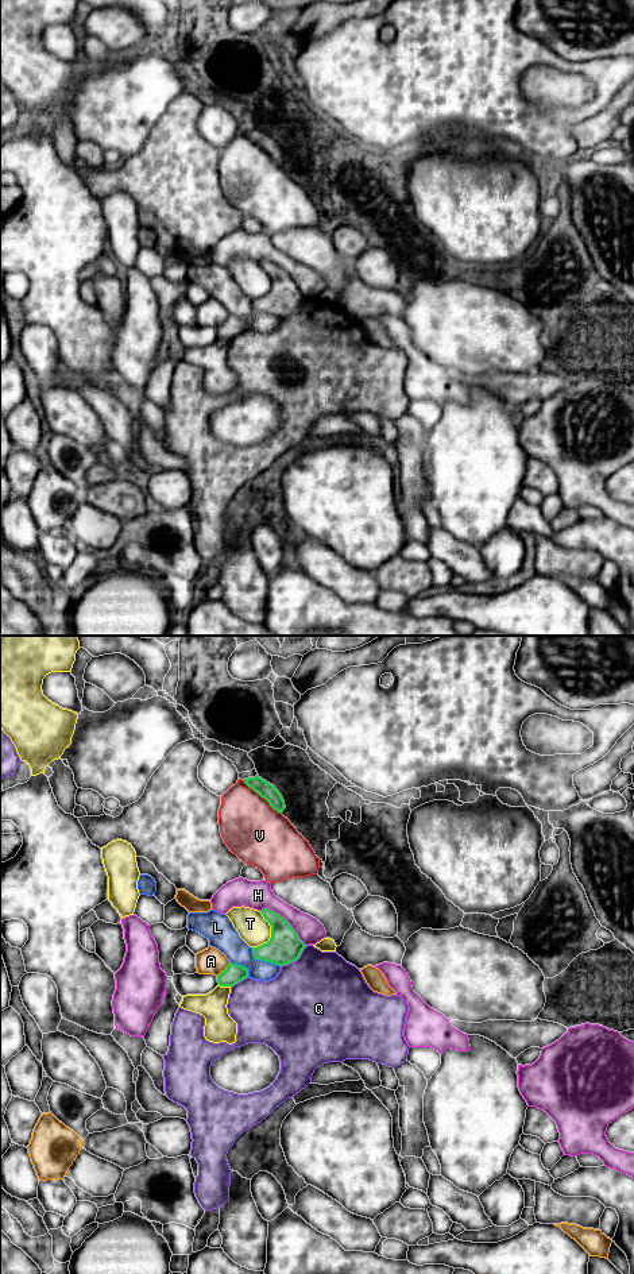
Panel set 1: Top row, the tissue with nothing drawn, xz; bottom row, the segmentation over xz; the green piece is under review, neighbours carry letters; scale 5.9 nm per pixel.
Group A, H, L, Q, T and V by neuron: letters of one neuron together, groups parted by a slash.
A / H / L / Q / T / V

